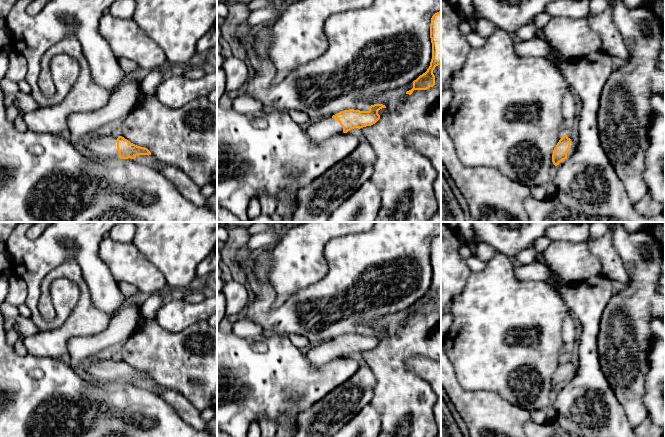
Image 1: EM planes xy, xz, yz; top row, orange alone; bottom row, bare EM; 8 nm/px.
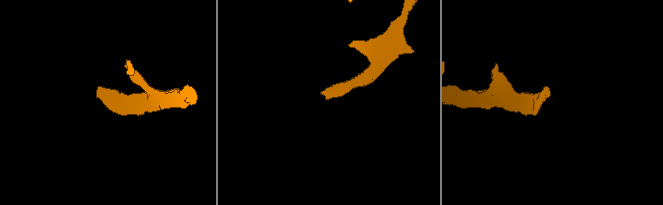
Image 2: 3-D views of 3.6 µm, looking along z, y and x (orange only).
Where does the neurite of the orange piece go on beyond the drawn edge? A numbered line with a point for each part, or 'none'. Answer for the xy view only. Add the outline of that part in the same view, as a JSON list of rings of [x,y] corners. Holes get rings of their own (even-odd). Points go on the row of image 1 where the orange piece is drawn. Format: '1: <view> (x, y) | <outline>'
1: xy (103, 144) | [[[109,130],[87,135],[83,142],[84,151],[94,158],[118,158],[118,136]]]

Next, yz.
1: yz (573, 145) | [[[568,136],[568,138],[570,138],[570,137]],[[571,139],[570,148],[569,148],[569,151],[567,153],[567,158],[570,158],[574,154],[576,147],[577,147],[576,143]]]

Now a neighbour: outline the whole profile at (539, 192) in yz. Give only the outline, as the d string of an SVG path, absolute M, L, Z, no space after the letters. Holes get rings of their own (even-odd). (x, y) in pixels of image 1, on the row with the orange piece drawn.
M533 185L530 188L531 195L539 200L546 199L549 196L549 187Z

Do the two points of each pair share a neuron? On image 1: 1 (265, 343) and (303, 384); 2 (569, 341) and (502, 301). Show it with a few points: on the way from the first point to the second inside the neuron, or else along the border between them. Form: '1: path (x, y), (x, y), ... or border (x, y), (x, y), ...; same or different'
1: path (272, 353), (293, 374); same
2: border (567, 314), (562, 328), (562, 341), (566, 347); different

